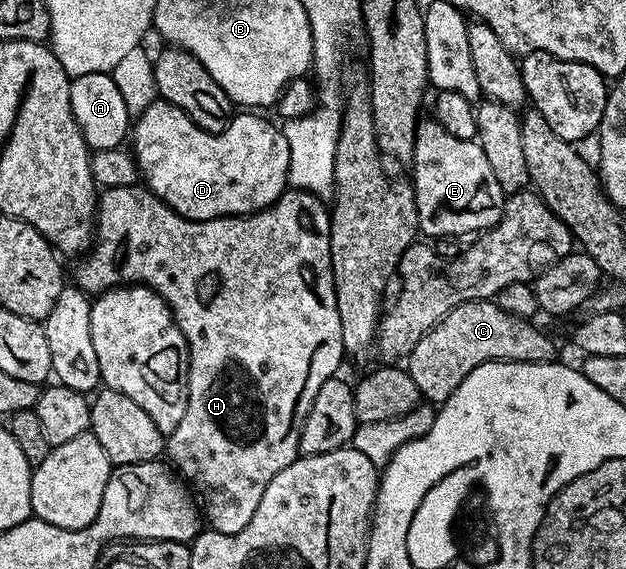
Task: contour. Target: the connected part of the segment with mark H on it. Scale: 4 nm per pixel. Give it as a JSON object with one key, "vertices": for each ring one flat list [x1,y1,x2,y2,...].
{"vertices":[[145,186,108,188,98,197,94,239,74,268,73,283,87,294,101,294,109,288,122,285,144,284,156,294,160,294,160,298,164,298,164,302,170,307,176,326,186,339,190,361,188,362,188,406,184,410,184,418,180,418,180,426,176,426,176,430,172,430,166,436,164,452,167,457,170,455,169,463,173,465,183,481,191,485,198,484,197,495,200,497,200,508,204,513,205,523,207,520,210,523,207,525,220,534,231,536,244,530,244,526,252,522,252,514,256,514,256,506,260,506,260,498,264,498,266,484,272,482,272,478,276,478,280,470,284,470,298,459,300,455,298,443,304,418,308,418,308,410,312,410,312,402,316,402,316,394,320,394,320,386,324,386,324,382,335,379,337,372,334,371,341,366,344,359,340,334,340,310,336,310,334,271,330,261,330,212,327,205,325,208,321,204,322,202,310,192,287,190,276,203,265,208,263,212,252,212,248,216,221,216,215,220,189,220,169,208,159,196,154,195]]}

